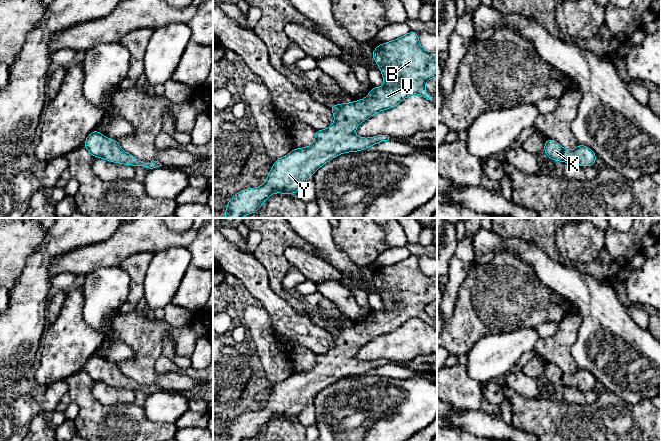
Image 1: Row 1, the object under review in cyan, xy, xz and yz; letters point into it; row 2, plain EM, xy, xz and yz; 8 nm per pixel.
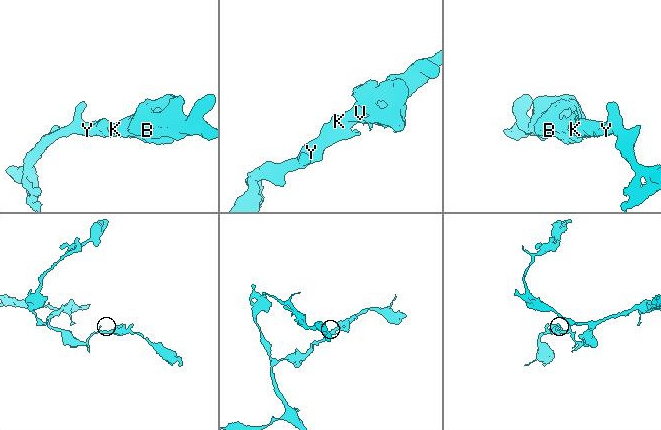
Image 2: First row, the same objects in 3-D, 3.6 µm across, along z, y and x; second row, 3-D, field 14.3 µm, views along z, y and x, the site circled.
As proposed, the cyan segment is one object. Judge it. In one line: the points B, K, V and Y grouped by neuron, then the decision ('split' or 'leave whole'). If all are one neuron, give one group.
B K V Y | leave whole

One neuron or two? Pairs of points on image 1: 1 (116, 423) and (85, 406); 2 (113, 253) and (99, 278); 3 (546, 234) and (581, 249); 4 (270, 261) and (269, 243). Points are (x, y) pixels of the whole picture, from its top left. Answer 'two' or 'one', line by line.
1: one
2: two
3: two
4: one

